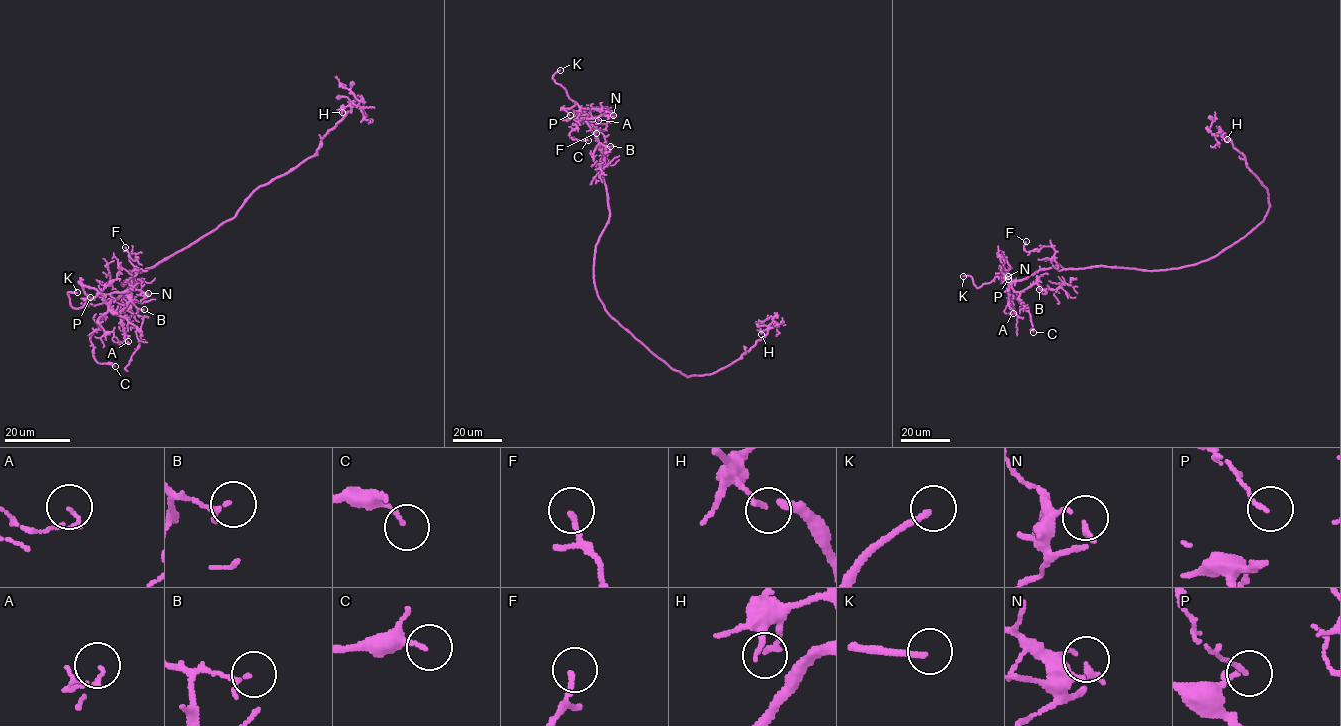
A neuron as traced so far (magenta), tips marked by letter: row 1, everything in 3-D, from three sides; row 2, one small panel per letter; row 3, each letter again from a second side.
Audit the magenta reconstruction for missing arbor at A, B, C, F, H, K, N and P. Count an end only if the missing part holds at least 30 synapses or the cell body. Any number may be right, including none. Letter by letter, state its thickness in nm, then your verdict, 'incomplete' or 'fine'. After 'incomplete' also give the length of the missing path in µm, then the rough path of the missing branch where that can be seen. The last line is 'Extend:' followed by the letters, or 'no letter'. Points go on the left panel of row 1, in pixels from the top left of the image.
A: 130 nm thick; fine
B: 150 nm thick; fine
C: 100 nm thick; fine
F: 120 nm thick; fine
H: 150 nm thick; fine
K: 170 nm thick; incomplete; about 40 µm are missing; missing branch runs (77, 292), (132, 263), (173, 249)
N: 170 nm thick; fine
P: 130 nm thick; fine
Extend: K

